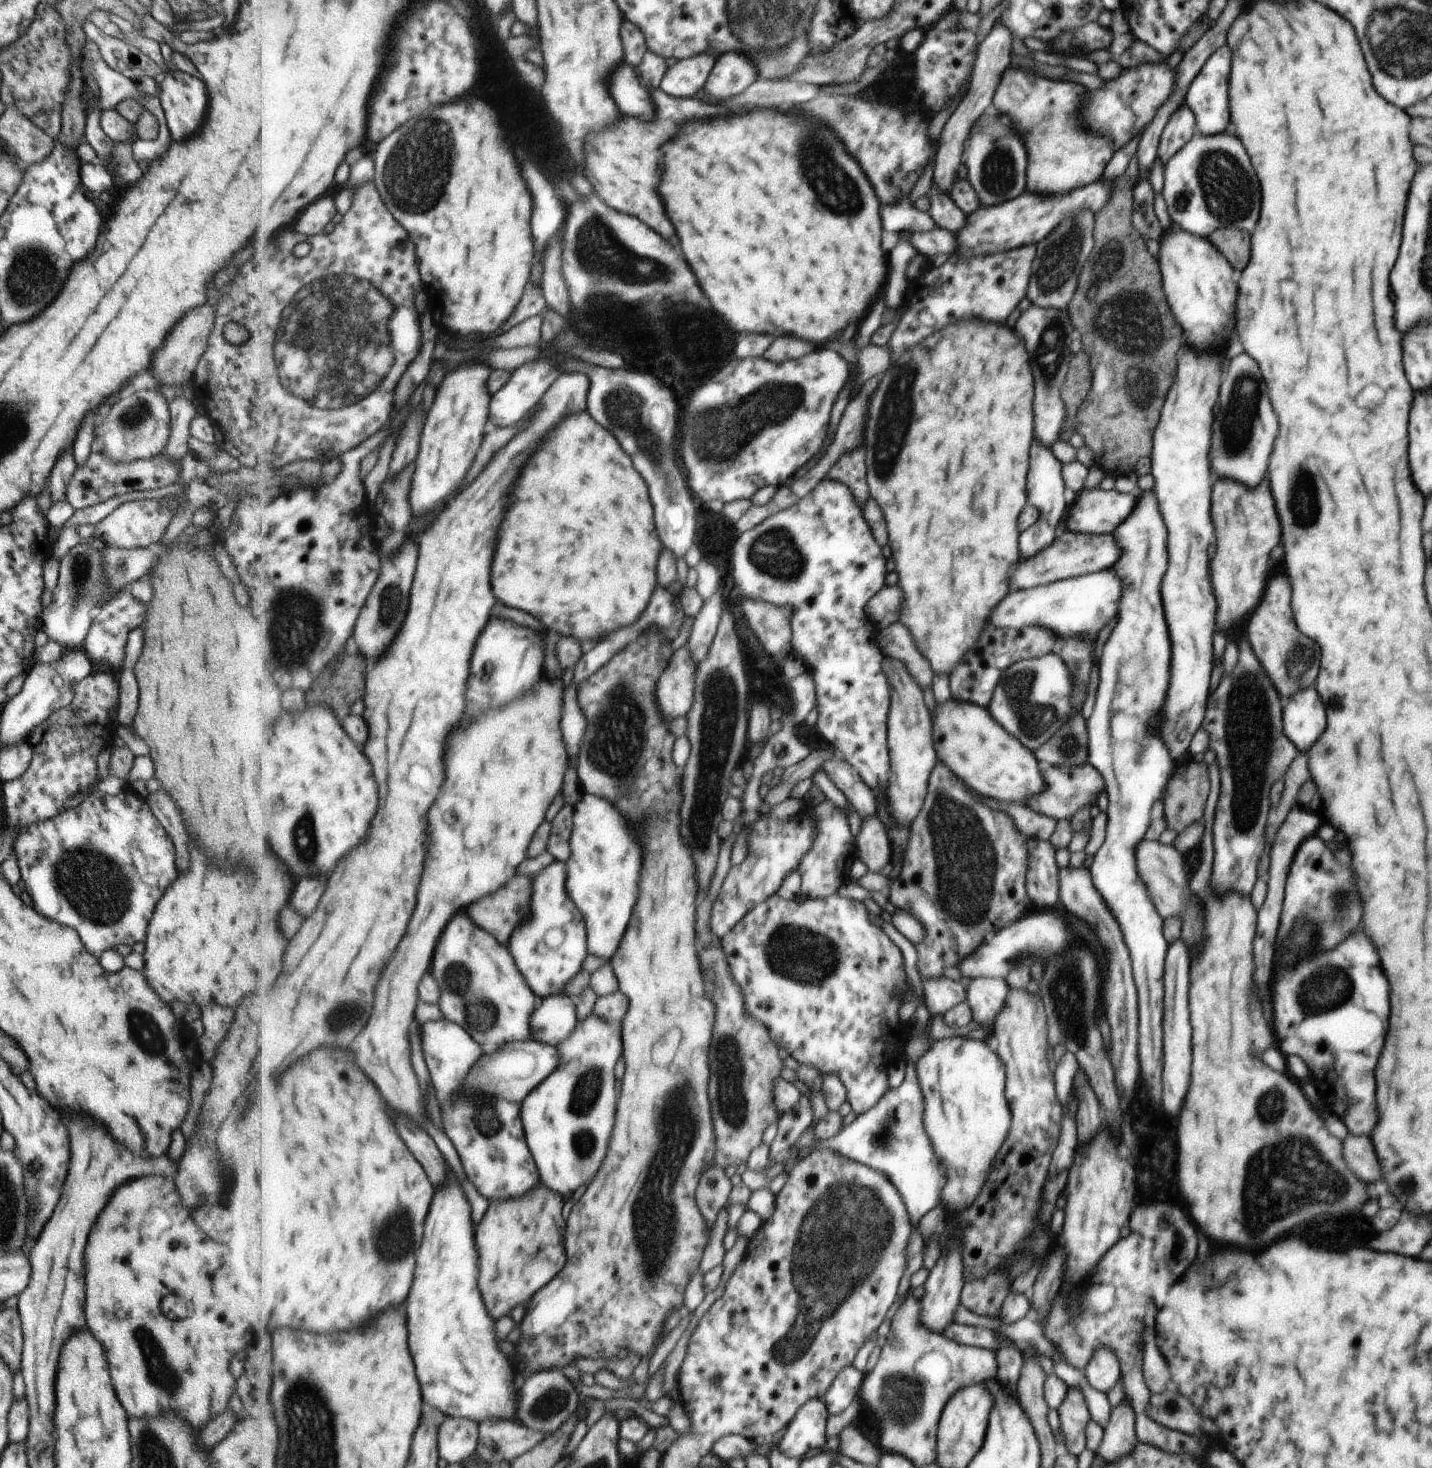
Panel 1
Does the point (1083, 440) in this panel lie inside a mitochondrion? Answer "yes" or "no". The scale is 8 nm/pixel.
no

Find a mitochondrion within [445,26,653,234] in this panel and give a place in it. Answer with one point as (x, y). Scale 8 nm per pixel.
(534, 133)

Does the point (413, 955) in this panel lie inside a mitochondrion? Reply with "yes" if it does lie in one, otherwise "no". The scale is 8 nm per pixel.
no

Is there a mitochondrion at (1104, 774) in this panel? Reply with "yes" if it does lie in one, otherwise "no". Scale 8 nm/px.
no

